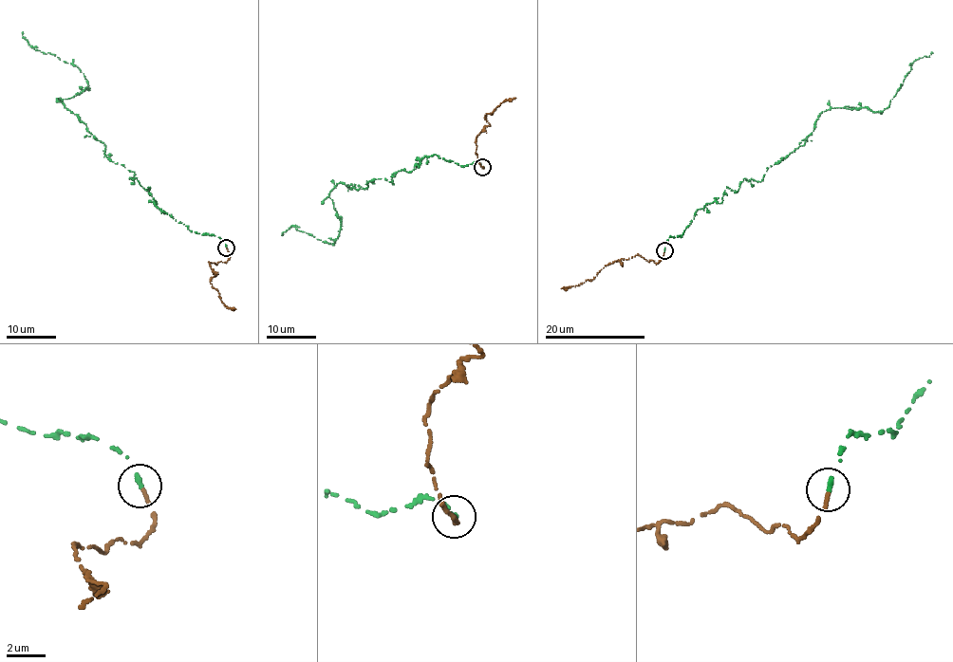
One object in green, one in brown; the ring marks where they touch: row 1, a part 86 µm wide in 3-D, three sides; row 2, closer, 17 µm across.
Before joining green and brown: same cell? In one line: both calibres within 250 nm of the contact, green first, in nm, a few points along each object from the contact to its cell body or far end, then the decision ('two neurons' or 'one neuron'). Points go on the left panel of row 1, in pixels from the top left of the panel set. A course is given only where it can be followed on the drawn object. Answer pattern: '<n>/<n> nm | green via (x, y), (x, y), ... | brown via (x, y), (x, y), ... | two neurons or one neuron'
280/220 nm | green via (226, 248), (158, 208), (106, 157), (62, 101), (89, 88), (84, 75), (23, 31) | brown via (226, 248), (227, 262), (209, 264), (217, 273), (210, 282), (222, 303), (235, 309) | one neuron

